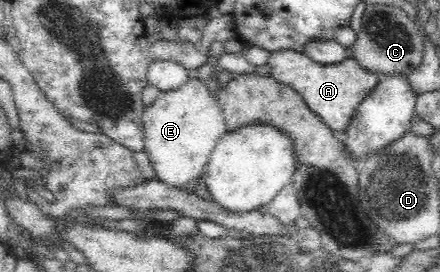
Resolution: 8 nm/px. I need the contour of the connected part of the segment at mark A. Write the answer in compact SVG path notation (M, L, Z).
M277 50L277 52L272 52L269 55L267 63L272 70L270 76L277 80L277 82L296 90L305 101L305 104L327 126L331 127L331 130L335 130L335 132L345 132L345 128L347 128L347 124L349 124L355 109L379 82L375 73L361 68L353 57L343 58L341 61L333 64L321 64L315 62L303 52L297 52L296 50Z

